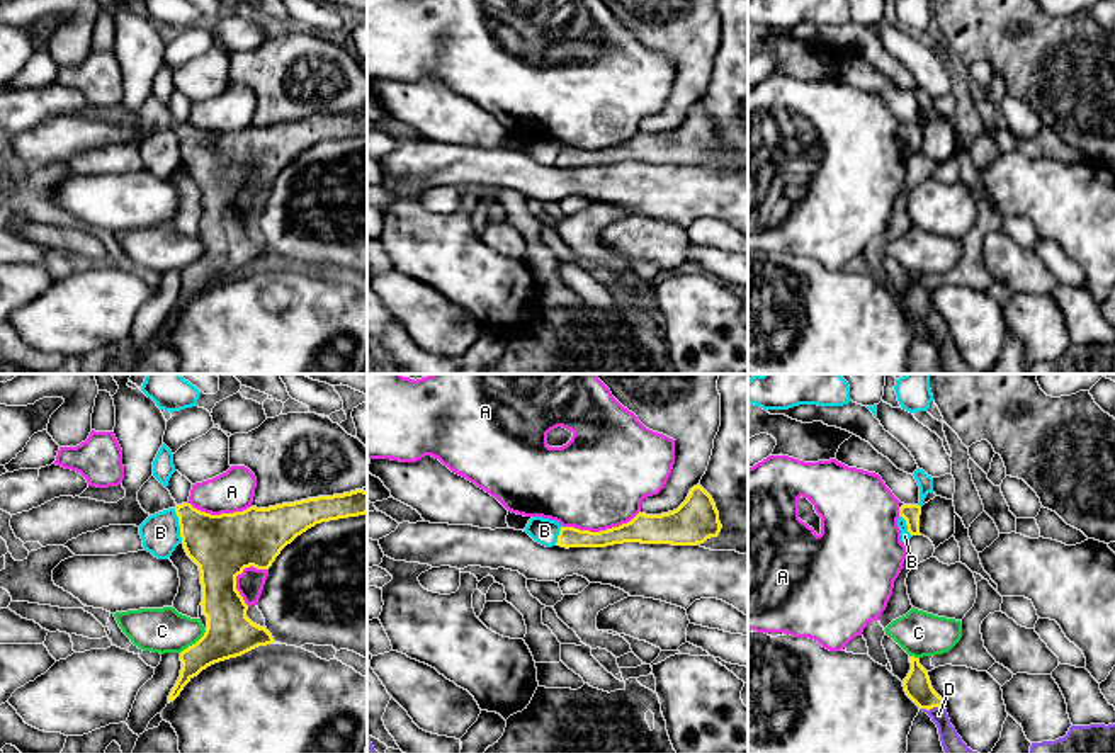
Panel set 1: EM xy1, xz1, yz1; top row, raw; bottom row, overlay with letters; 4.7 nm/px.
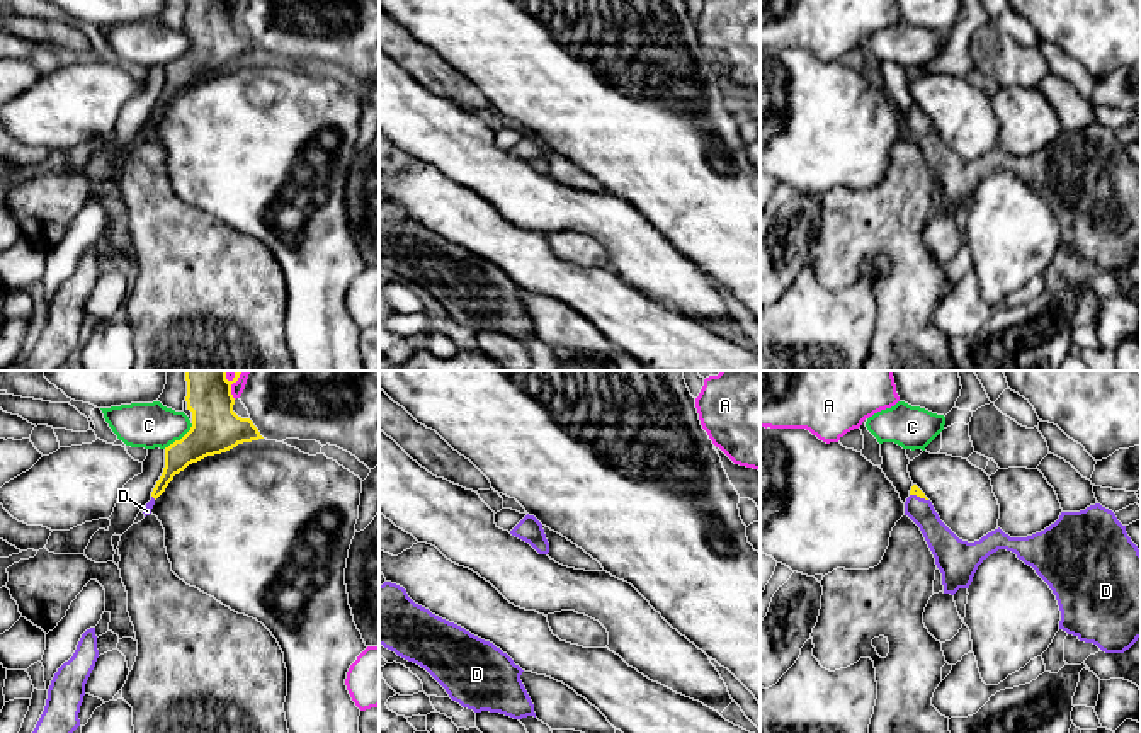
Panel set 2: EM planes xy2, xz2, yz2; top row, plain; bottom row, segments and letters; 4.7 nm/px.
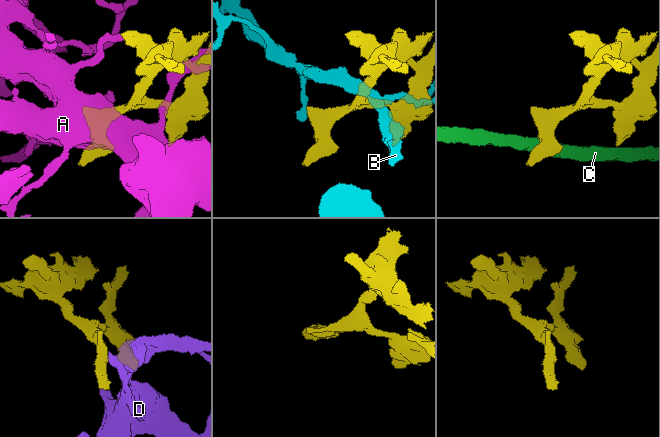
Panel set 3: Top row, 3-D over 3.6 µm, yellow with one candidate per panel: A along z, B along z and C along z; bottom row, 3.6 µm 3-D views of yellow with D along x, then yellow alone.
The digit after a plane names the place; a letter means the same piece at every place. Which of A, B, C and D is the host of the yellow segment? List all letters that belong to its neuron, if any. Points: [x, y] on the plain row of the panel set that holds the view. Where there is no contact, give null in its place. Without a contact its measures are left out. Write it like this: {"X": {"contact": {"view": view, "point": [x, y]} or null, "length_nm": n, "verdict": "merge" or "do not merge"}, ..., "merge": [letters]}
{"A": {"contact": {"view": "xz1", "point": [600, 150]}, "length_nm": 380, "verdict": "do not merge"}, "B": {"contact": {"view": "xy1", "point": [179, 143]}, "length_nm": 170, "verdict": "do not merge"}, "C": {"contact": {"view": "xy2", "point": [181, 58]}, "length_nm": 180, "verdict": "do not merge"}, "D": {"contact": {"view": "yz1", "point": [932, 327]}, "length_nm": 120, "verdict": "merge"}, "merge": ["D"]}

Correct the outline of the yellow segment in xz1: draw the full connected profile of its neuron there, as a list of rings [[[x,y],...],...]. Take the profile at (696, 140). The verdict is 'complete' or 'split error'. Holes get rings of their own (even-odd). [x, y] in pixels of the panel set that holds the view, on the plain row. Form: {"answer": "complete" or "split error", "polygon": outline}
{"answer": "complete", "polygon": [[[693,105],[687,119],[661,134],[637,133],[631,141],[600,151],[561,146],[556,165],[607,167],[624,161],[697,165],[717,156],[722,144],[712,116]]]}

